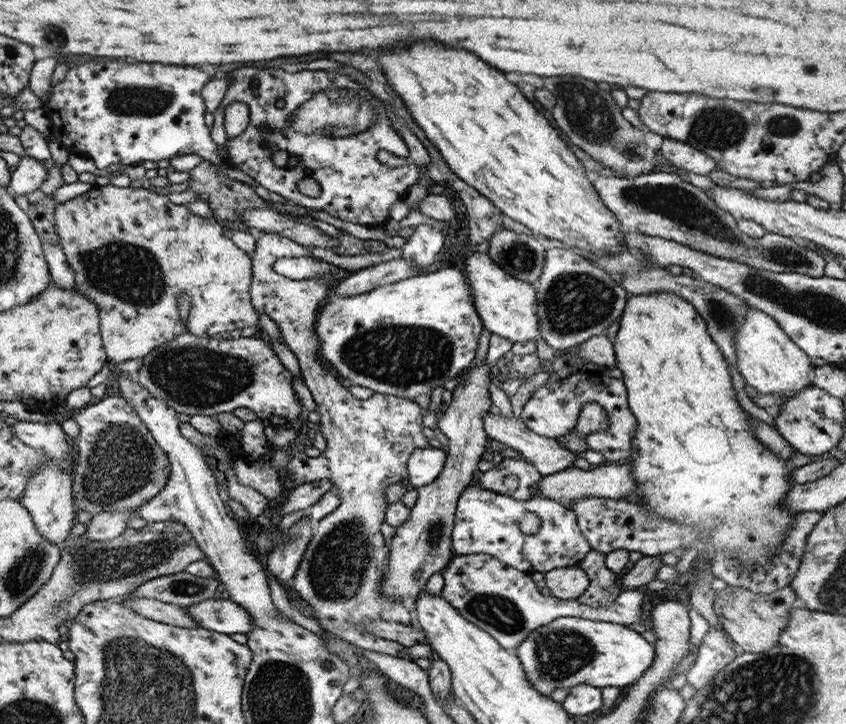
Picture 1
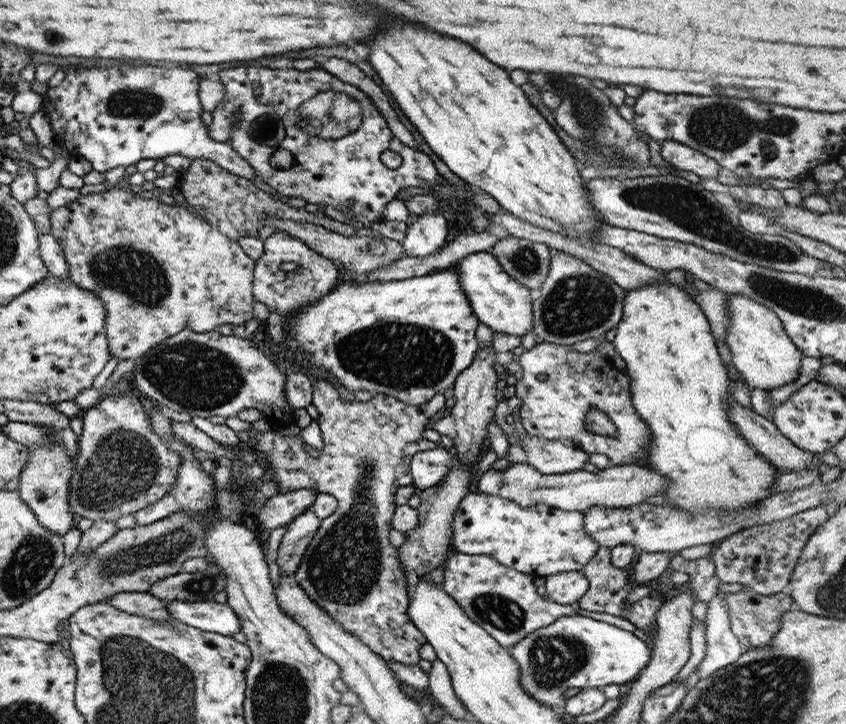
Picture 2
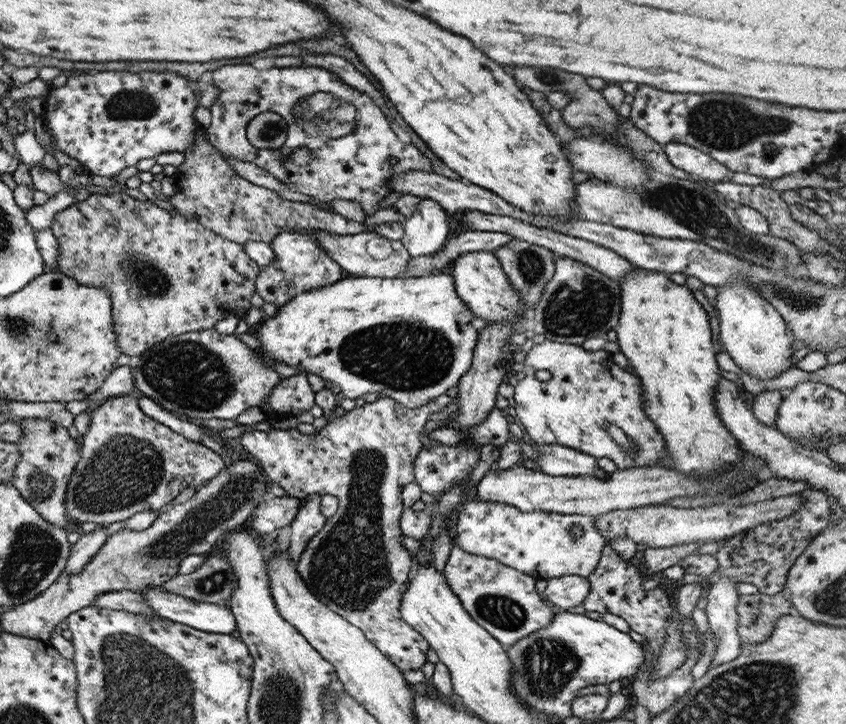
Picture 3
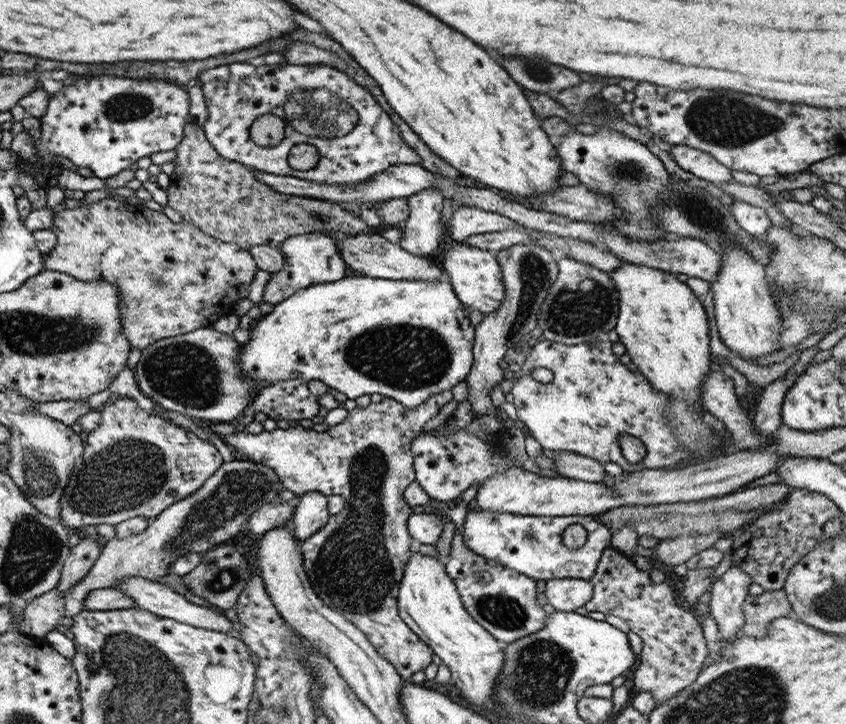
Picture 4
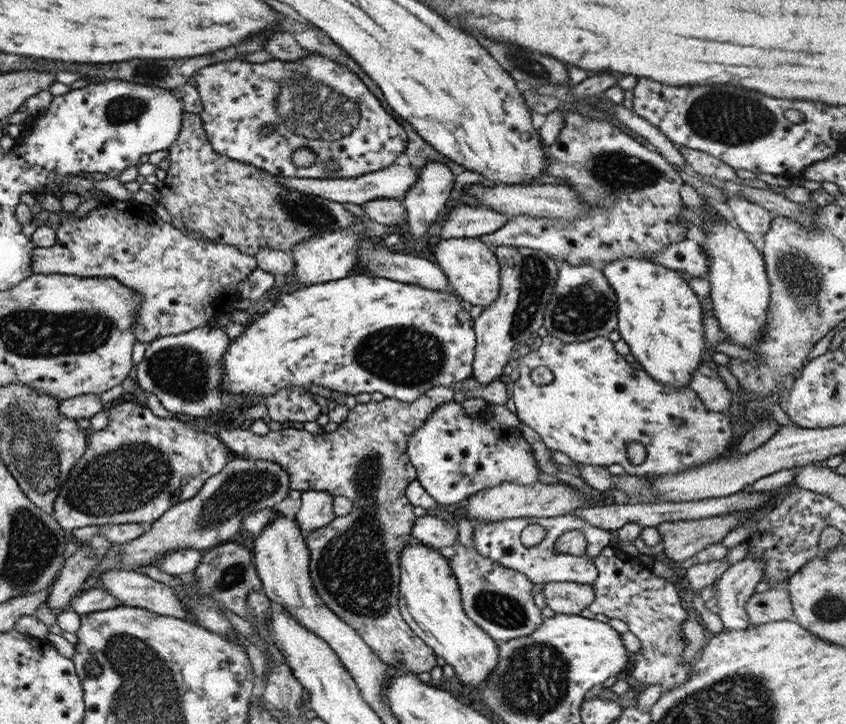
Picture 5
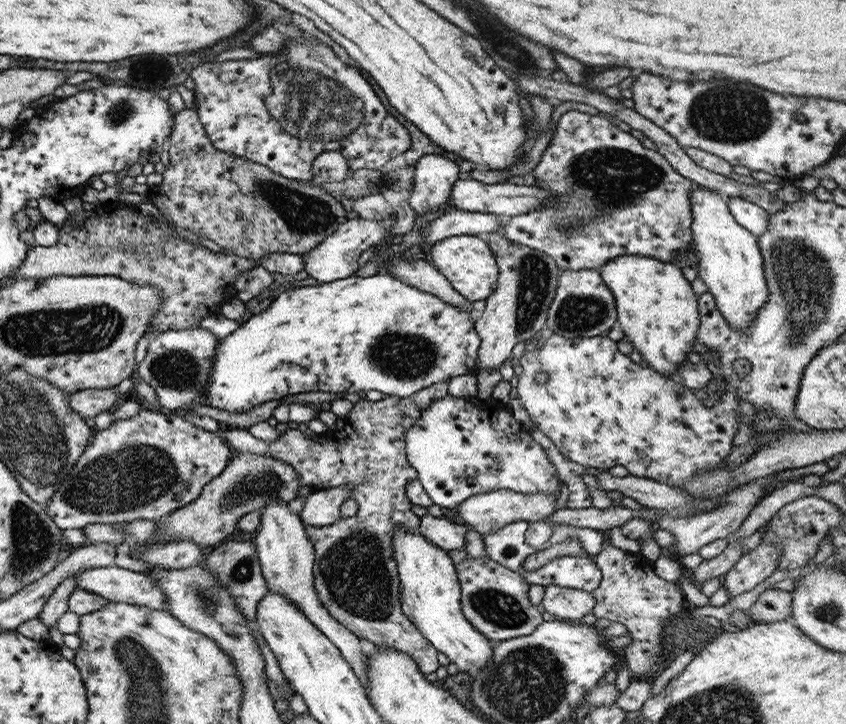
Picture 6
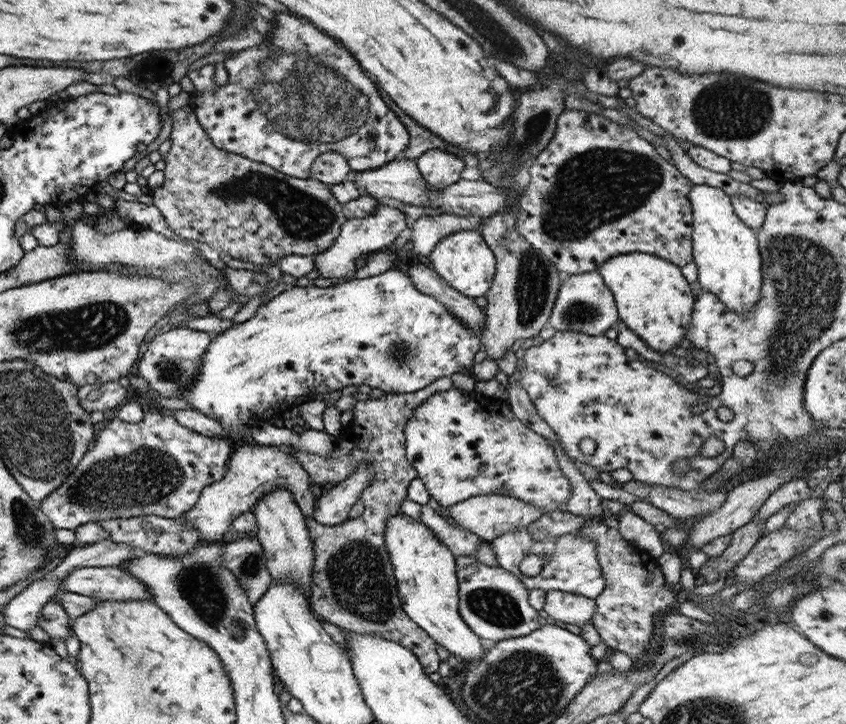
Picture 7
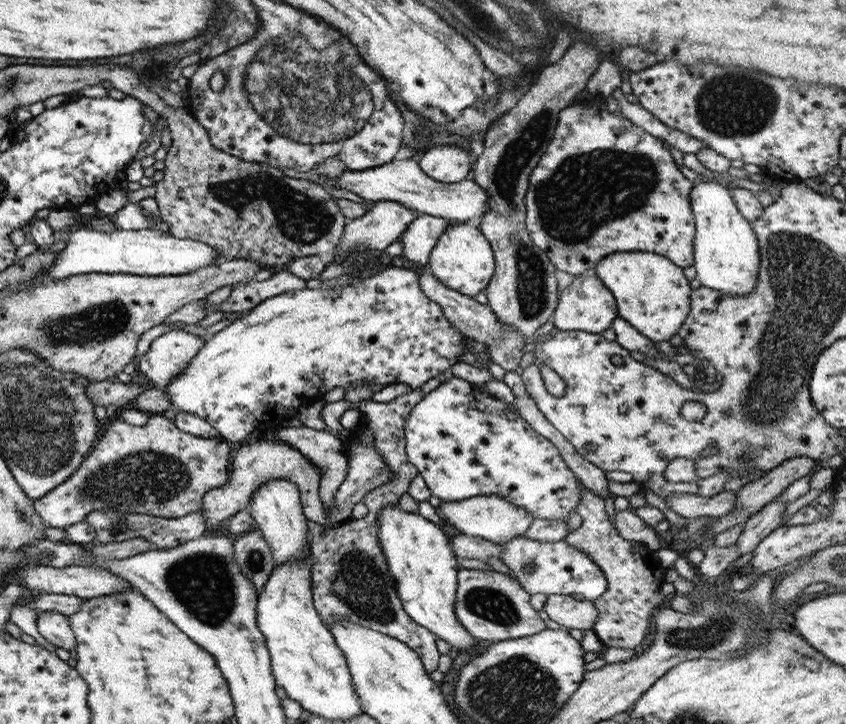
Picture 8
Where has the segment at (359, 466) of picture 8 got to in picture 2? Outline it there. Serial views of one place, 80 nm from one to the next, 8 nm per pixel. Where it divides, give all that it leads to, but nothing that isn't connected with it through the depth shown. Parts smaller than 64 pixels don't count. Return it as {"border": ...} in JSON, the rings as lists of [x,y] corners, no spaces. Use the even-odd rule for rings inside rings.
{"border":[[[309,508],[286,524],[278,546],[275,564],[284,575],[290,575],[301,561],[306,546],[319,528],[320,518]]]}

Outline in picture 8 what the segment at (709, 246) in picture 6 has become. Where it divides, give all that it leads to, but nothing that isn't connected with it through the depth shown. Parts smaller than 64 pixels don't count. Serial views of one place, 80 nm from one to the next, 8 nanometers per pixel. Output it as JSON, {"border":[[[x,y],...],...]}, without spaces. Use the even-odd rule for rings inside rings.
{"border":[[[696,181],[689,191],[694,220],[692,261],[694,280],[725,296],[747,296],[757,285],[758,242],[748,220],[737,210],[727,188],[714,181]]]}

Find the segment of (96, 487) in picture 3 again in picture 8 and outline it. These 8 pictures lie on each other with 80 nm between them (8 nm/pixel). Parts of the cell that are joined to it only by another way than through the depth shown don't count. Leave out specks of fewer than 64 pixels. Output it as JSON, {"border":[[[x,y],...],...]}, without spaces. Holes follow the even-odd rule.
{"border":[[[164,414],[148,415],[145,426],[129,426],[119,418],[113,417],[107,430],[94,443],[75,472],[68,476],[65,482],[52,488],[41,498],[33,500],[33,510],[42,524],[51,528],[63,528],[83,521],[86,514],[105,507],[163,518],[185,516],[200,508],[206,492],[223,485],[227,480],[234,448],[232,444],[218,437],[195,437],[180,432]]]}

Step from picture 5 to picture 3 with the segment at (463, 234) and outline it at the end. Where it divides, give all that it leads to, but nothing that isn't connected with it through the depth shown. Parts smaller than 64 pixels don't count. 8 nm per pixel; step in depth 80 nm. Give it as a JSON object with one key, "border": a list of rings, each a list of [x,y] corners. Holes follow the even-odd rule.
{"border":[[[465,211],[460,216],[460,220],[463,222],[466,231],[502,232],[510,234],[513,239],[519,239],[520,241],[525,241],[526,244],[534,244],[535,246],[546,248],[550,250],[554,256],[565,256],[569,257],[571,260],[586,264],[593,268],[593,270],[608,276],[610,280],[618,284],[621,284],[621,280],[623,280],[626,274],[642,270],[637,266],[633,266],[630,262],[621,258],[621,256],[617,256],[615,252],[604,246],[593,244],[593,242],[583,240],[582,238],[567,236],[560,232],[553,232],[547,228],[537,228],[515,218],[511,218],[510,216],[497,216],[477,211]]]}

